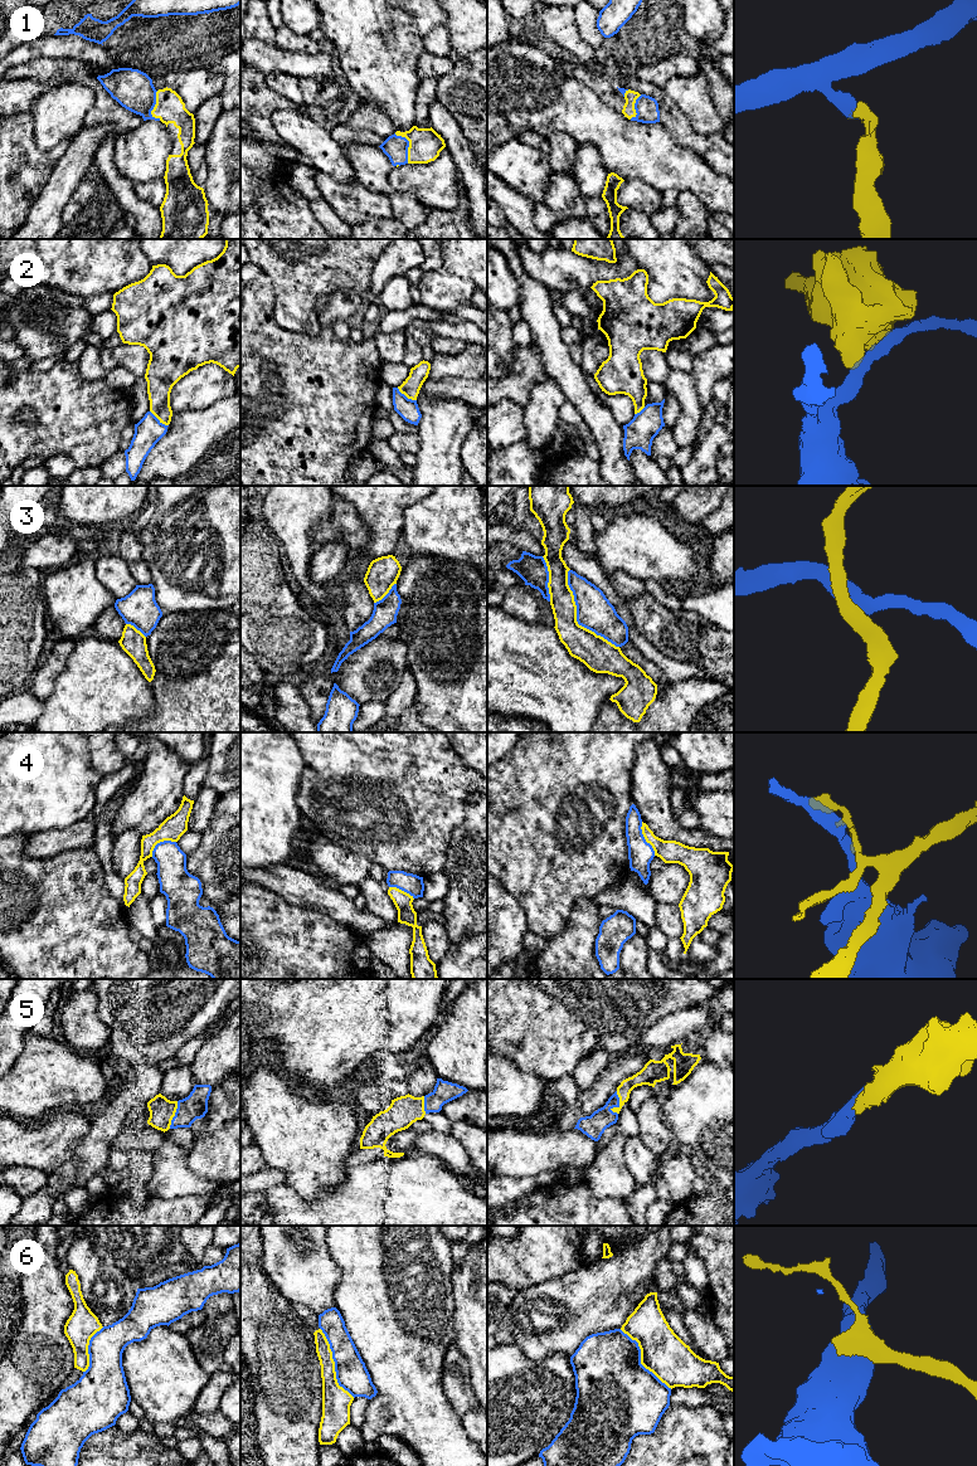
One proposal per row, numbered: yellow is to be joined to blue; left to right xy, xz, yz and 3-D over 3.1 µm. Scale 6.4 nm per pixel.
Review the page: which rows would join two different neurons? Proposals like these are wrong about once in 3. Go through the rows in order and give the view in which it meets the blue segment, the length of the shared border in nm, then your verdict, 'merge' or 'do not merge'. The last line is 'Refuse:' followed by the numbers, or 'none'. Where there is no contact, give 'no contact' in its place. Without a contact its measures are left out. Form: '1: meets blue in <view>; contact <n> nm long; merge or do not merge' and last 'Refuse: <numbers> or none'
1: meets blue in xz; contact 220 nm long; merge
2: meets blue in xz; contact 150 nm long; do not merge
3: meets blue in yz; contact 600 nm long; do not merge
4: meets blue in yz; contact 240 nm long; do not merge
5: meets blue in yz; contact 150 nm long; merge
6: meets blue in xz; contact 500 nm long; do not merge
Refuse: 2, 3, 4, 6

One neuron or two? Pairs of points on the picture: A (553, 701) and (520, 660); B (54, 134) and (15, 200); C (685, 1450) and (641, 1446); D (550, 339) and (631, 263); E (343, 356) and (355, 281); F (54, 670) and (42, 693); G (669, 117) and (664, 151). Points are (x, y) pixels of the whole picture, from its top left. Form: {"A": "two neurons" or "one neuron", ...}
{"A": "one neuron", "B": "two neurons", "C": "one neuron", "D": "two neurons", "E": "two neurons", "F": "one neuron", "G": "two neurons"}

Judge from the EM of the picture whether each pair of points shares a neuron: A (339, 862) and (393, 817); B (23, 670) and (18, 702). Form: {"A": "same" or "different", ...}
{"A": "different", "B": "different"}

